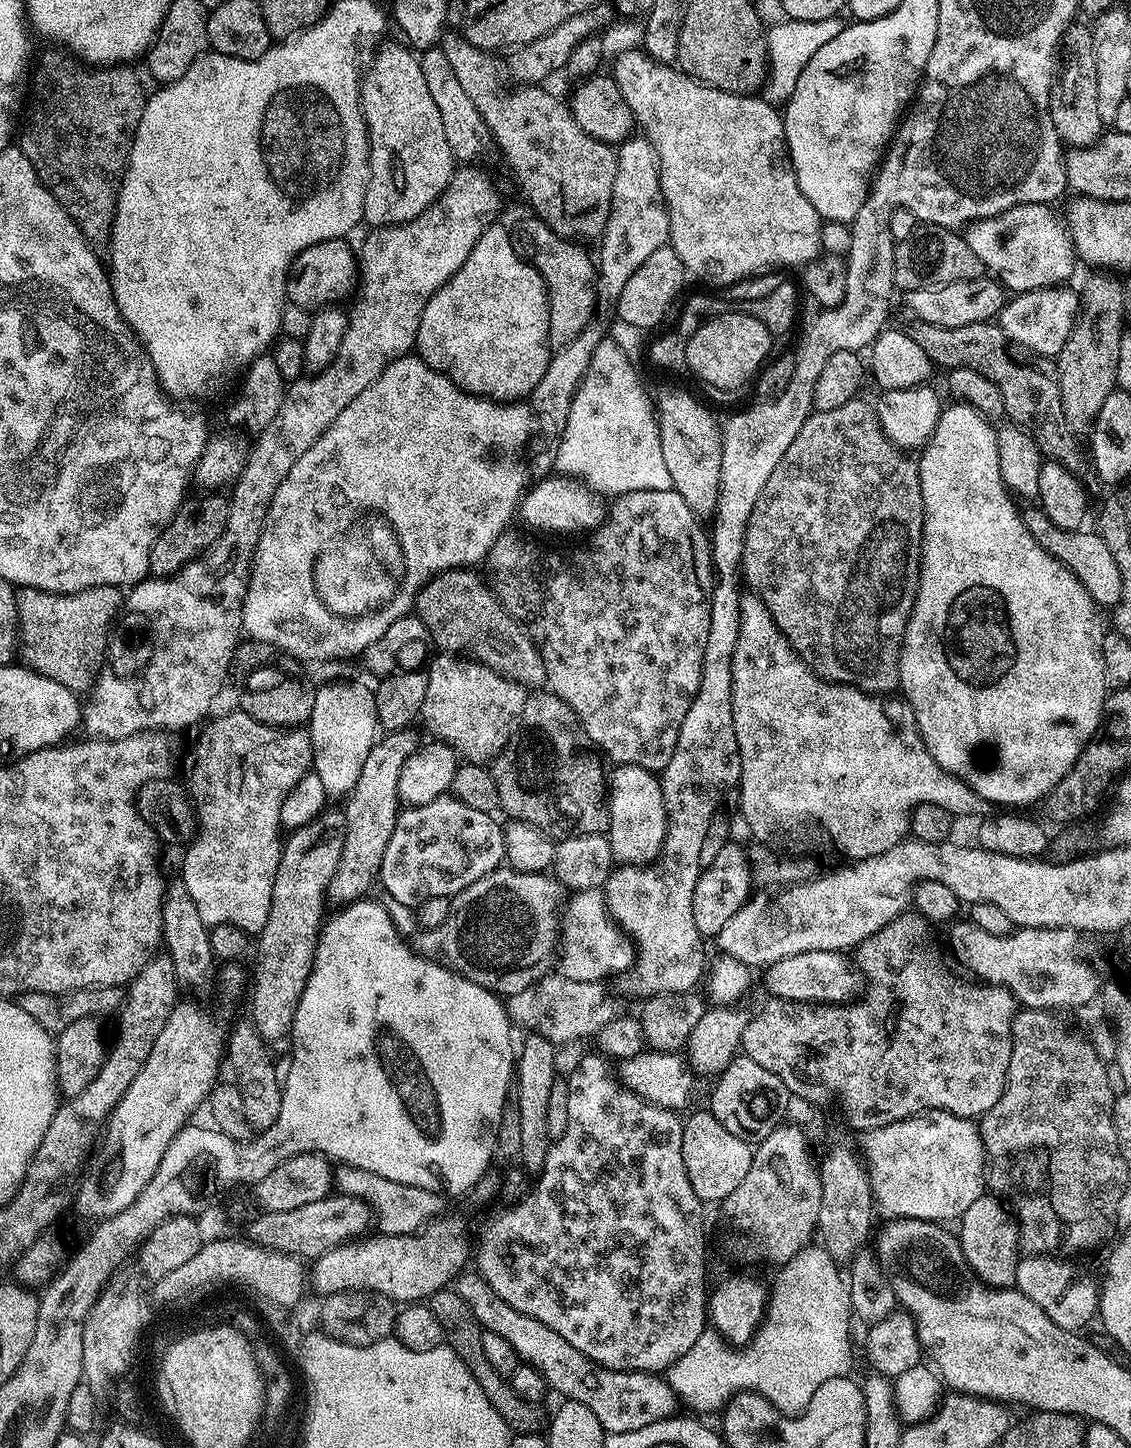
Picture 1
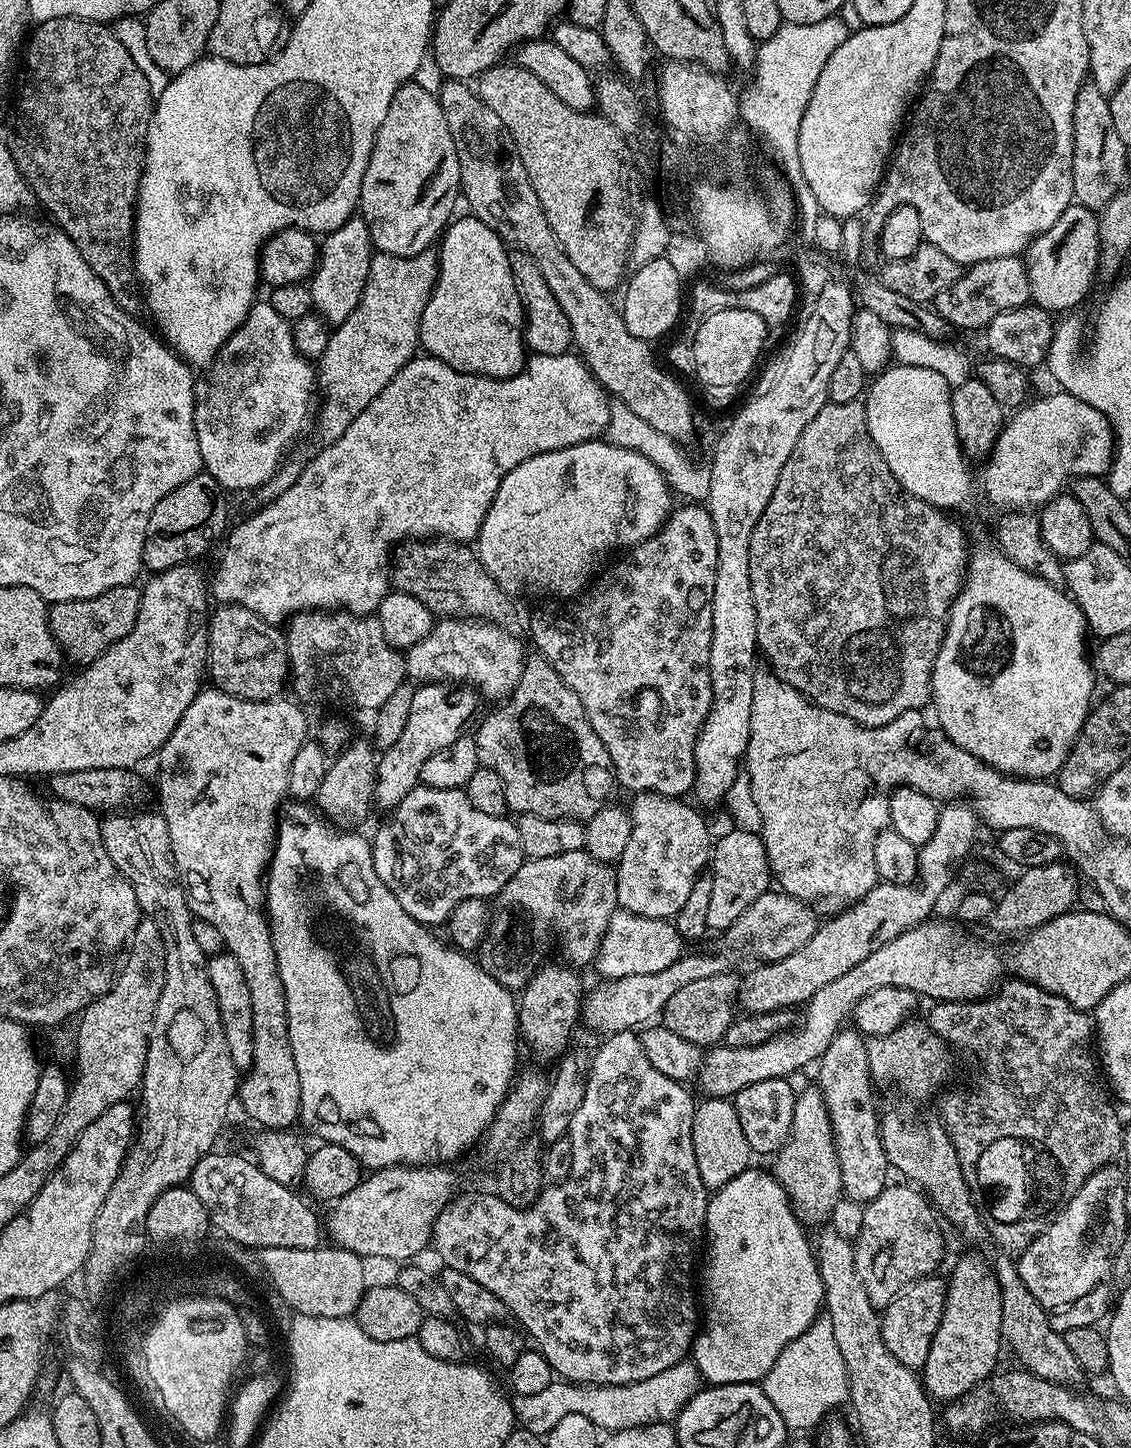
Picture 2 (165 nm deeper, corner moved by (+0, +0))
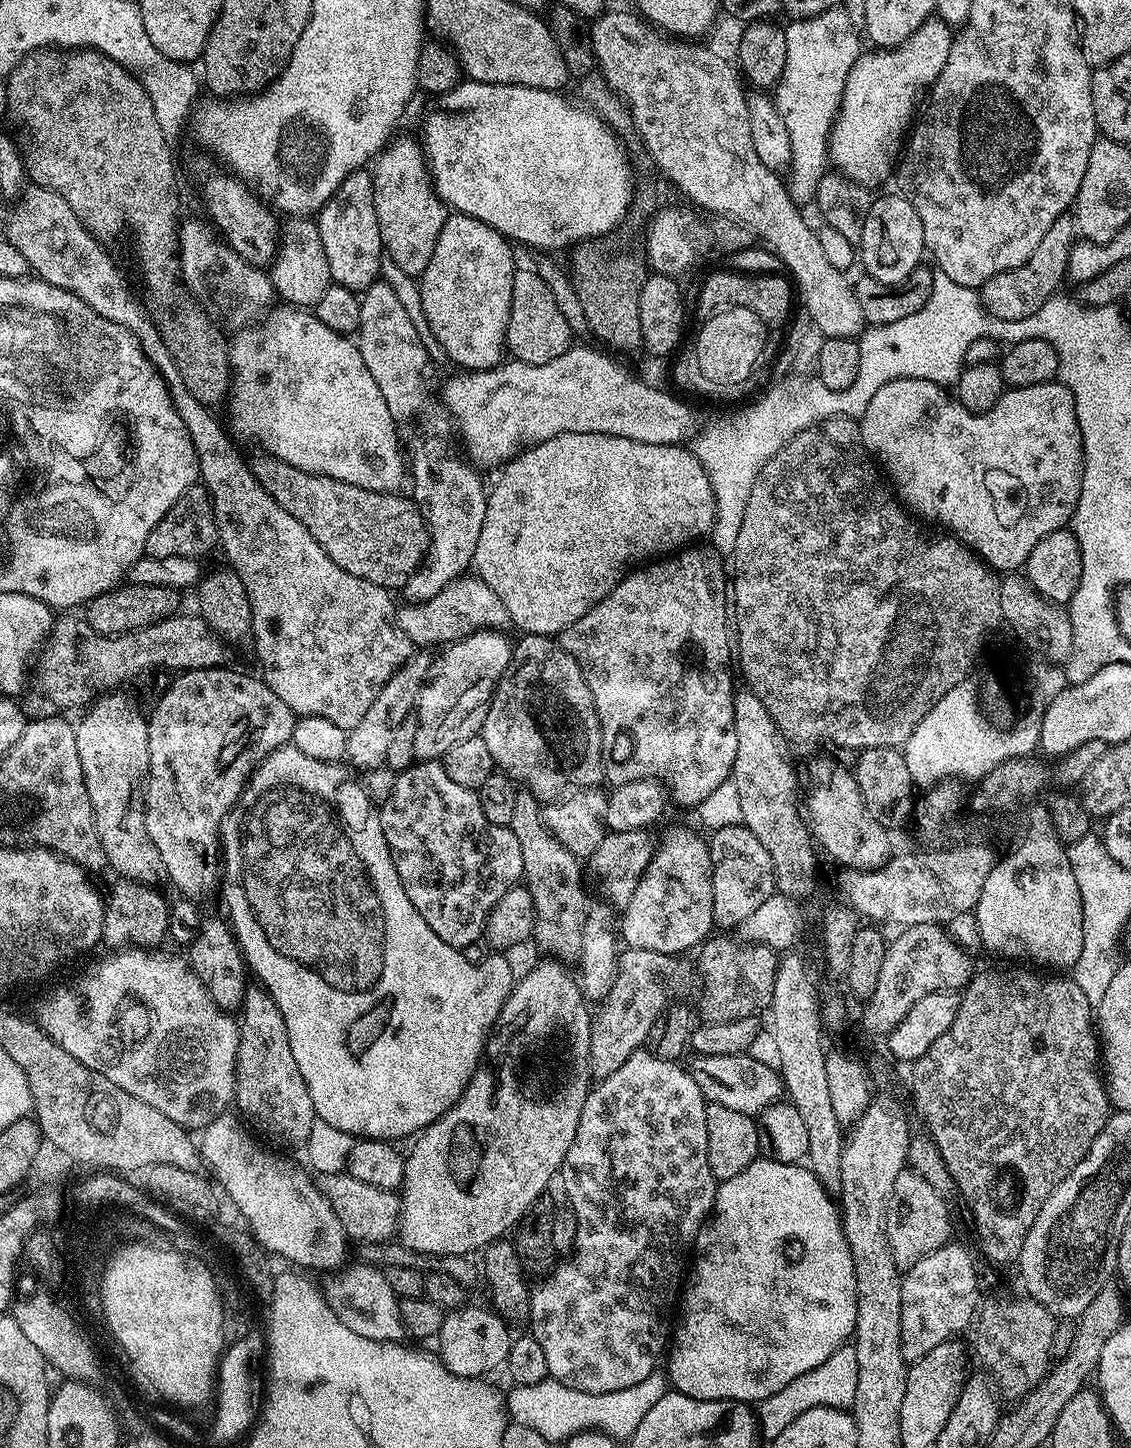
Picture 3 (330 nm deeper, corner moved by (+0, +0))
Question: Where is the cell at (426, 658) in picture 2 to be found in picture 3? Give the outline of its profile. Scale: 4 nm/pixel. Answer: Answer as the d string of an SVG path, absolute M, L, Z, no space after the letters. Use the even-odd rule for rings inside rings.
M461 578L446 585L434 598L421 604L405 603L397 611L396 625L412 639L413 645L440 644L447 646L462 640L466 636L473 636L476 632L485 630L503 630L508 628L510 621L506 606L502 606L502 598L494 594L486 586L486 582L479 578Z

